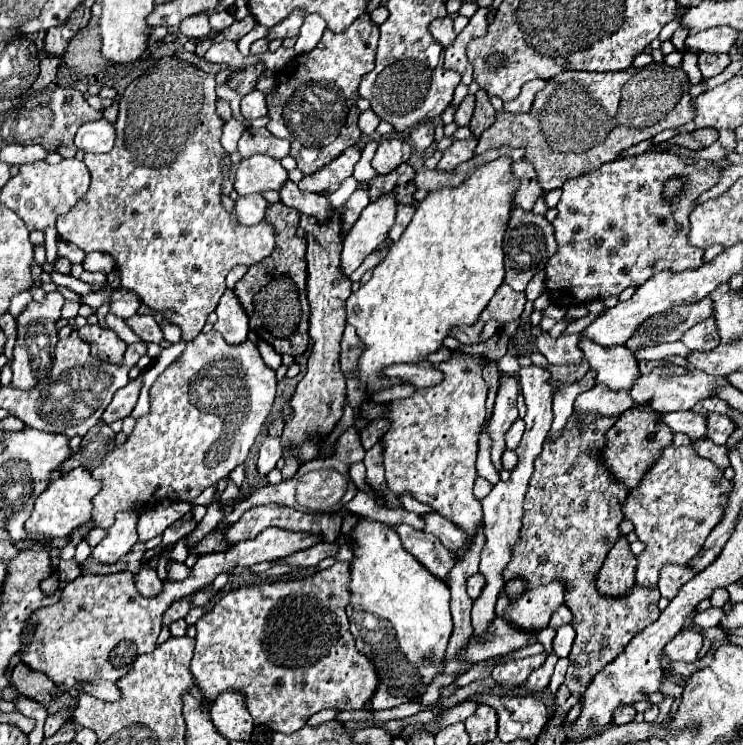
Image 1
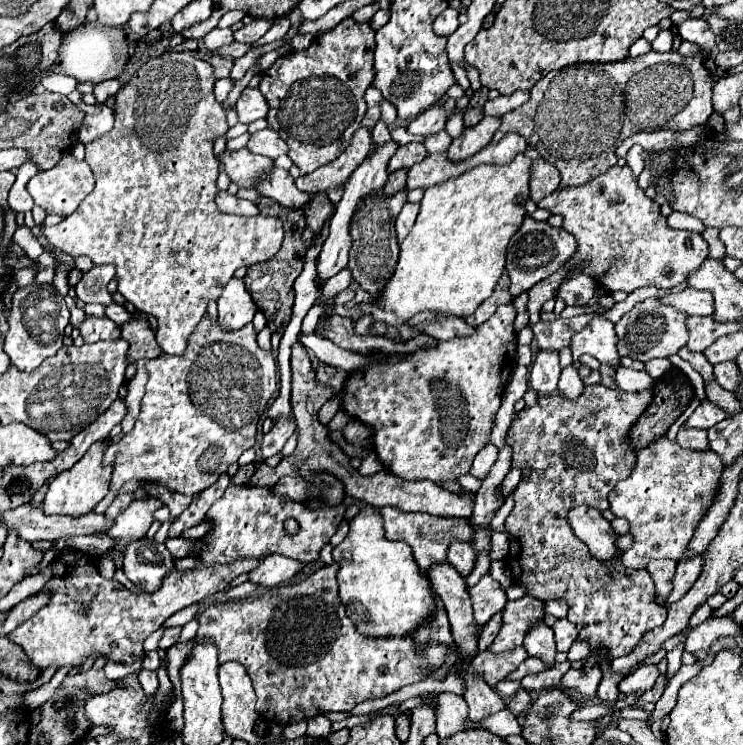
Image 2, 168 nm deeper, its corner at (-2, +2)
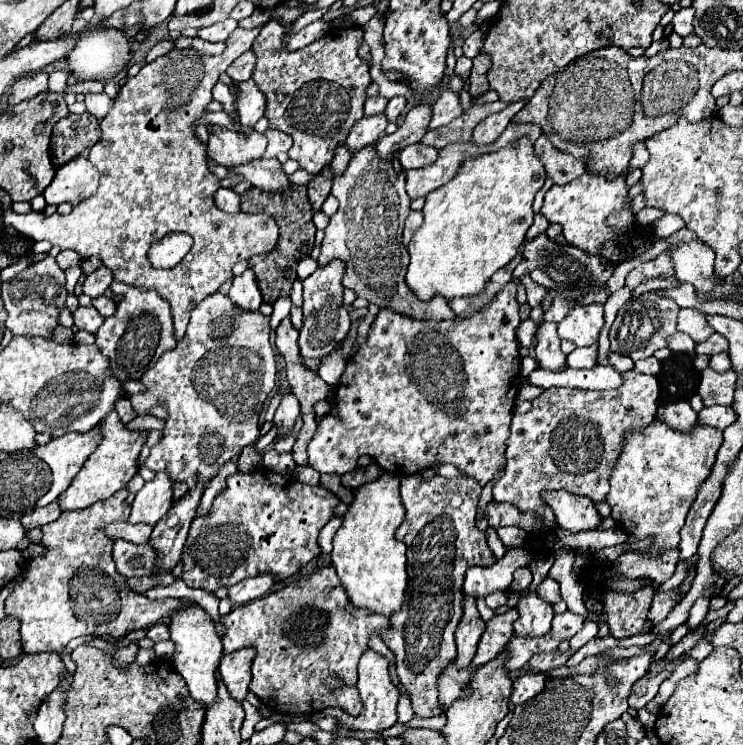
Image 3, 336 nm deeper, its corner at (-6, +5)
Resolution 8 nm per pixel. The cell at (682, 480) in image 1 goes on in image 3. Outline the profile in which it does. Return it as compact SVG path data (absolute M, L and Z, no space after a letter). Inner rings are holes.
M653 420L641 432L625 436L623 452L611 470L611 490L605 502L611 507L611 516L633 538L655 536L655 542L643 550L649 556L659 556L663 550L679 546L679 530L697 496L697 488L709 476L715 462L717 448L723 434L715 428L695 424L693 432L677 432L667 424Z

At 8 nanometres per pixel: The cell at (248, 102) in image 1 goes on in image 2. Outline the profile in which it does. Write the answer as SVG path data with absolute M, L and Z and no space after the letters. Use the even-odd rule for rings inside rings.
M251 87L243 89L237 101L237 115L241 123L253 123L257 119L263 119L267 117L267 111L269 111L269 105L259 89L251 89Z

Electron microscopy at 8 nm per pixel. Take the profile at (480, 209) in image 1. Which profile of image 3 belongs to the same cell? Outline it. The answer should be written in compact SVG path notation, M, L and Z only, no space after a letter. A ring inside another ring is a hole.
M525 136L493 154L467 158L467 162L461 164L457 176L449 184L437 188L425 198L425 220L409 242L411 264L407 270L407 286L421 300L431 300L435 294L453 298L481 292L487 280L517 256L525 240L525 232L533 224L535 212L531 206L537 190L541 190L545 182L545 176L545 168L533 150L533 142Z

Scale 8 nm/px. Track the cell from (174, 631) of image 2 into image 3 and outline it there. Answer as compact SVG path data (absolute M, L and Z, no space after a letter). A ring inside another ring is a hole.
M159 622L159 624L153 624L147 628L147 638L151 638L153 642L161 642L161 640L169 640L169 628L167 624Z

